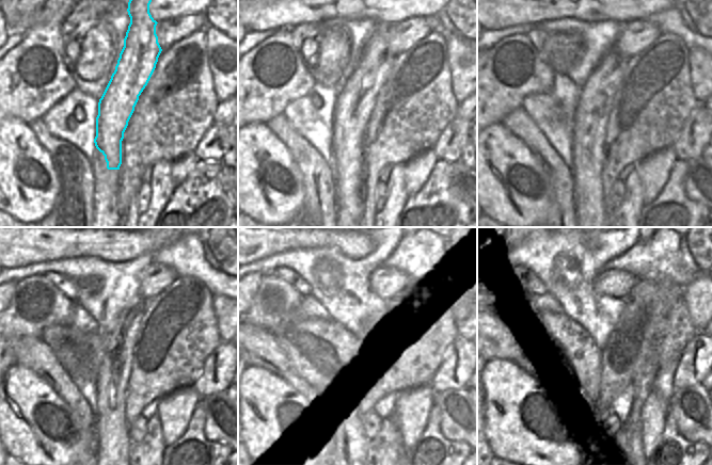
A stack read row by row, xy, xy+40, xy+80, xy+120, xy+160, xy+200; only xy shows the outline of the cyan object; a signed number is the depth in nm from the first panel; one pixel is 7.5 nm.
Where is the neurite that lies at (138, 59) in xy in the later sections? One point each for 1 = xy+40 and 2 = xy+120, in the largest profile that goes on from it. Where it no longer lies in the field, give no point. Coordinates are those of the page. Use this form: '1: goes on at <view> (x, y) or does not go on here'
1: goes on at xy+40 (356, 99)
2: goes on at xy+120 (112, 441)

